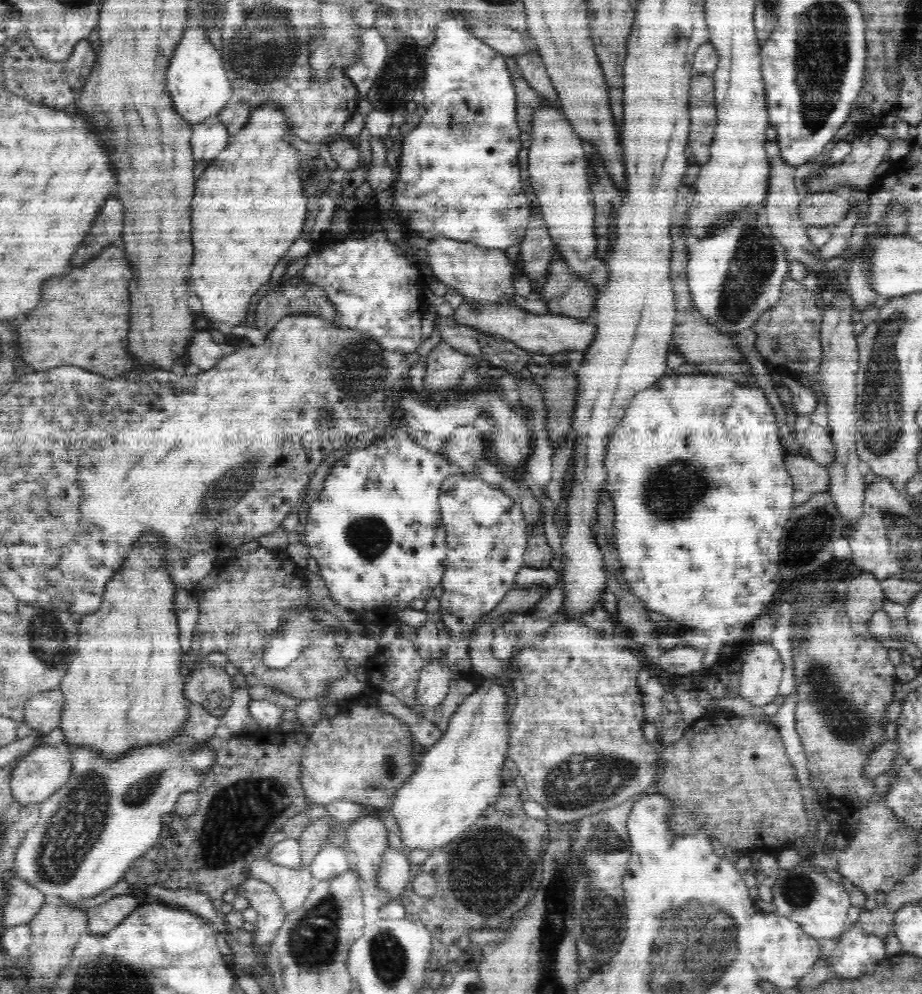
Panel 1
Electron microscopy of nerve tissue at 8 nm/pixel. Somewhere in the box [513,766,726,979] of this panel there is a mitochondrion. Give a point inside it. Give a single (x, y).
(600, 916)

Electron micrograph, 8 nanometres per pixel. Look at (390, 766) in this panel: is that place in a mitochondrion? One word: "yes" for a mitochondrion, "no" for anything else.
yes

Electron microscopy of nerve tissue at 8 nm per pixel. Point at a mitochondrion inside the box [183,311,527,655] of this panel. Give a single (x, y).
(357, 367)

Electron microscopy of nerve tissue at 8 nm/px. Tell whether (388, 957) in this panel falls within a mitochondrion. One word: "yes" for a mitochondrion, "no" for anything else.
yes

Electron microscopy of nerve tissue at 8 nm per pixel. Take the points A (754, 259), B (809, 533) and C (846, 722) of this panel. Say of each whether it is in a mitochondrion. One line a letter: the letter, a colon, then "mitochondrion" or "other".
A: mitochondrion
B: mitochondrion
C: mitochondrion

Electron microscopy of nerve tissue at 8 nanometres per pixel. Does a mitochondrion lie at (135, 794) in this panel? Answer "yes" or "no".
yes

